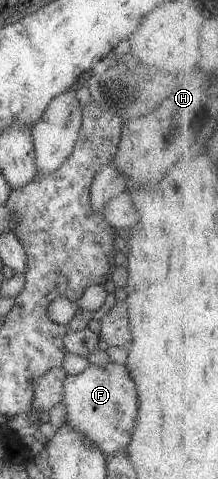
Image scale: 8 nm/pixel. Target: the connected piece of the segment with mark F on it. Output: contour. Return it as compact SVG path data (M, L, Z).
M111 361L104 367L89 364L81 373L65 375L61 403L67 412L65 424L97 444L105 457L125 449L129 443L129 431L137 409L137 393L125 365Z

